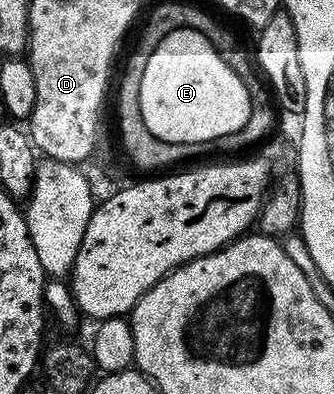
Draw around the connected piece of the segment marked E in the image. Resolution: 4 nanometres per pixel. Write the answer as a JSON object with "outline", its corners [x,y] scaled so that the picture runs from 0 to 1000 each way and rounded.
{"outline":[[[575,74],[518,79],[494,89],[470,129],[446,140],[446,160],[434,160],[434,190],[422,201],[422,292],[434,292],[434,322],[446,322],[470,353],[494,353],[506,363],[647,358],[653,348],[722,332],[749,289],[751,254],[734,231],[734,211],[722,211],[686,160],[650,140],[614,89]]]}

